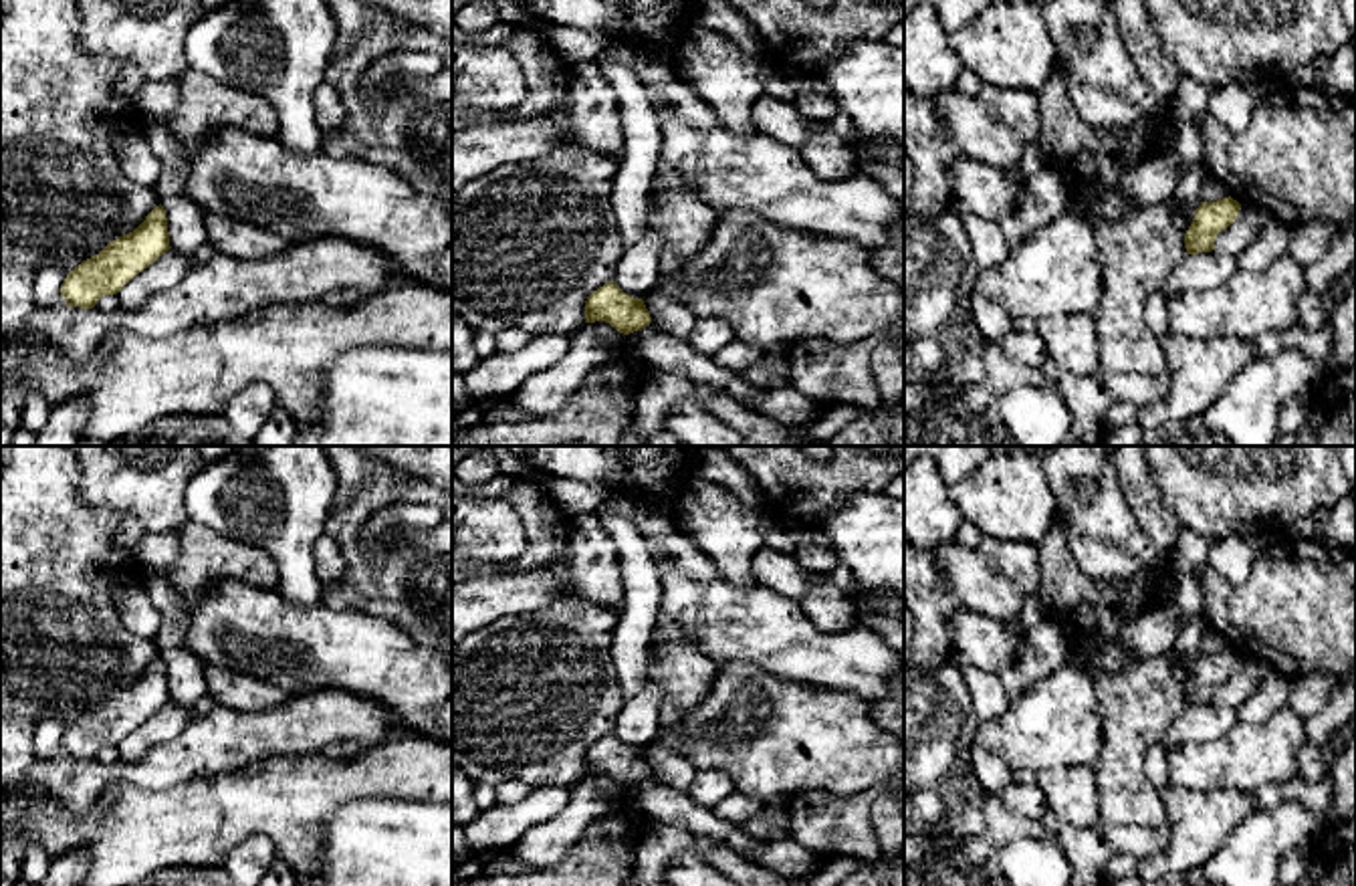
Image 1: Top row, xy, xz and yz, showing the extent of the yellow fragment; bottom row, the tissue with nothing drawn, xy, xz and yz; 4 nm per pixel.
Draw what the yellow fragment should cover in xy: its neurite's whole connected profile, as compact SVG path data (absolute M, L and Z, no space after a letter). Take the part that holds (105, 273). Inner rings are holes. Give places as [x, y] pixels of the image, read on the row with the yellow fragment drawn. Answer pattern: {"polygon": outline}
{"polygon": "M155 206L129 234L73 268L61 289L67 307L93 309L105 295L117 295L135 274L170 250L163 206Z"}

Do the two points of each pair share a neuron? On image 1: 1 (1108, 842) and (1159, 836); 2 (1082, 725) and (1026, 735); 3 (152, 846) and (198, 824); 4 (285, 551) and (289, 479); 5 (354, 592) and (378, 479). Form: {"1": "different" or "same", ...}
{"1": "same", "2": "same", "3": "same", "4": "same", "5": "same"}

